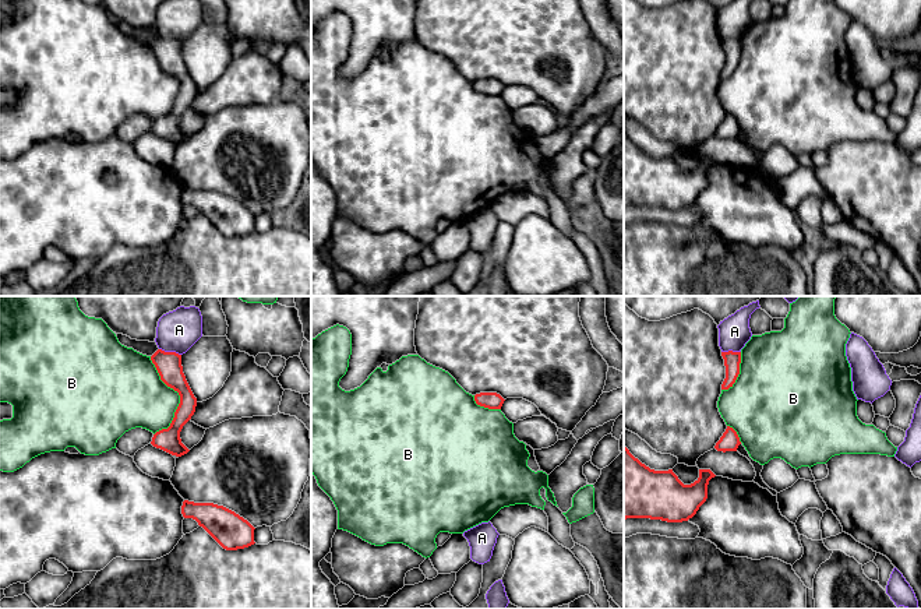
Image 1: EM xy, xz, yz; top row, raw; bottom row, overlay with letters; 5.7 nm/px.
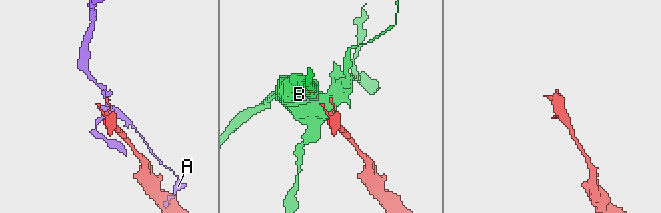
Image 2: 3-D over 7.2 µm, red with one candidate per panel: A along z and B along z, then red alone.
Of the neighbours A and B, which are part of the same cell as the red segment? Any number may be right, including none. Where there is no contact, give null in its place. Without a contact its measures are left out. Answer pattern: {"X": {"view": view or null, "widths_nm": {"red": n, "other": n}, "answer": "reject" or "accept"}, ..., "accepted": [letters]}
{"A": {"view": "xy", "widths_nm": {"red": 140, "other": 240}, "answer": "reject"}, "B": {"view": "xy", "widths_nm": {"red": 140, "other": 340}, "answer": "reject"}, "accepted": []}

